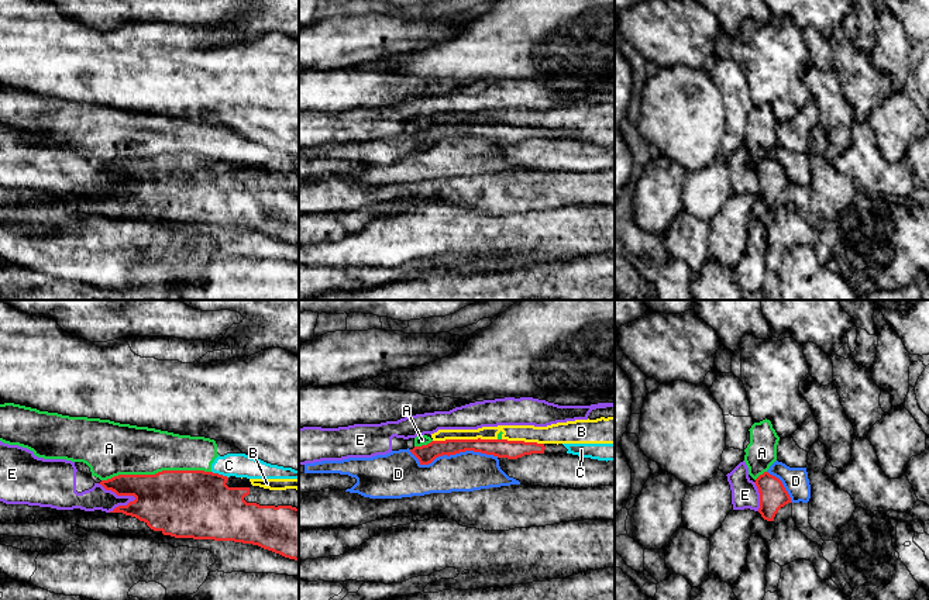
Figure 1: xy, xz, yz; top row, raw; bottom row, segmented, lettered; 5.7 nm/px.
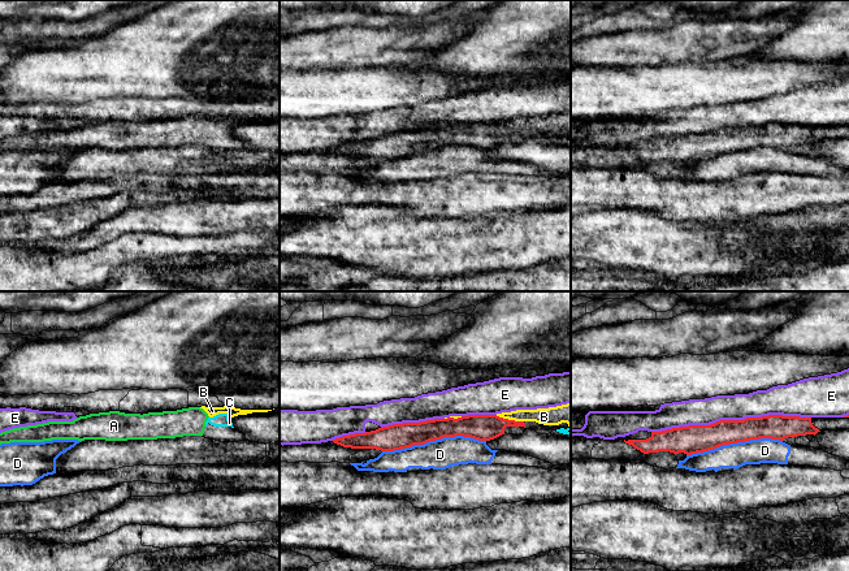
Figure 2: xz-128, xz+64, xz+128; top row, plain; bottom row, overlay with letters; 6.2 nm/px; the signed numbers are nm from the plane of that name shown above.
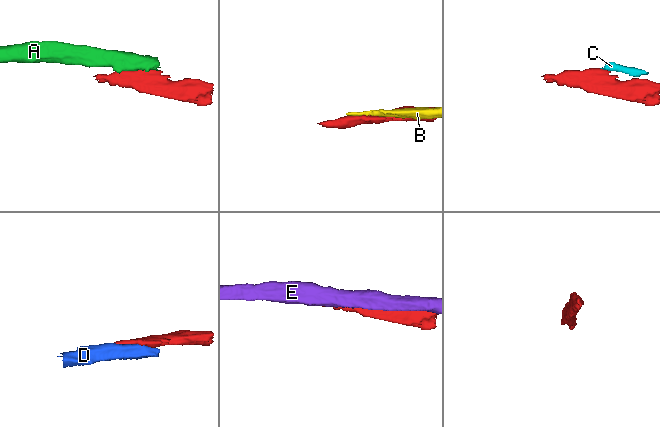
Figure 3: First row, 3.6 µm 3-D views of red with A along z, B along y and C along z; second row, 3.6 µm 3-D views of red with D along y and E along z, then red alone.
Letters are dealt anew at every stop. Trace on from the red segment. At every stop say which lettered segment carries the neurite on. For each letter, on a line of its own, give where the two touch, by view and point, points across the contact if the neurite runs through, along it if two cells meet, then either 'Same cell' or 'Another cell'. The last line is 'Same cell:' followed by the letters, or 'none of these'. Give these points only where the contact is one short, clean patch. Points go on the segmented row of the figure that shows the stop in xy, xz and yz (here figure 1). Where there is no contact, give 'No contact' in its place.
A: Touches red at xy (155, 473). Another cell
B: Touches red at xz (464, 440). Another cell
C: Touches red at xy (220, 475). Boundary: xy (212, 471), (227, 478). Another cell
D: Touches red at xz (453, 454). Another cell
E: Touches red at xy (117, 495). Another cell
Same cell: none of these

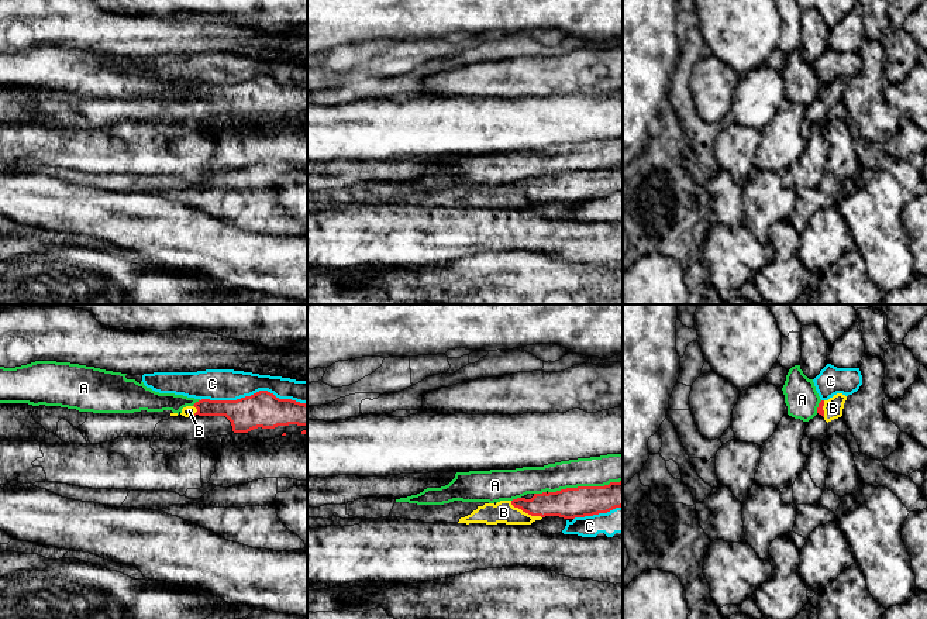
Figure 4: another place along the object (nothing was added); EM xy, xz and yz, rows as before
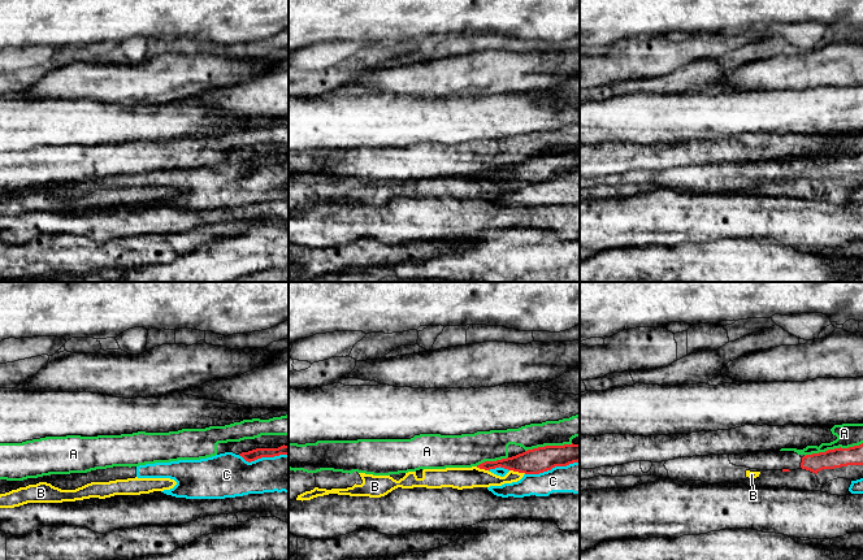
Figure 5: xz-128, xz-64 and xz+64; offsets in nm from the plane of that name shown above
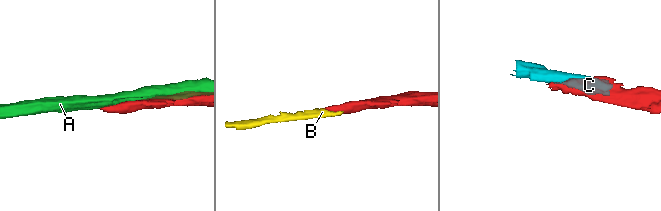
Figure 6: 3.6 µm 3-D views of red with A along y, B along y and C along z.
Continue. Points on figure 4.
A: Touches red at xz (585, 487). Another cell
B: Touches red at xz (526, 512). Path across: xz (568, 504), (544, 504), (526, 512), (503, 512). Same cell
C: Touches red at xy (254, 394). Another cell
Same cell: B

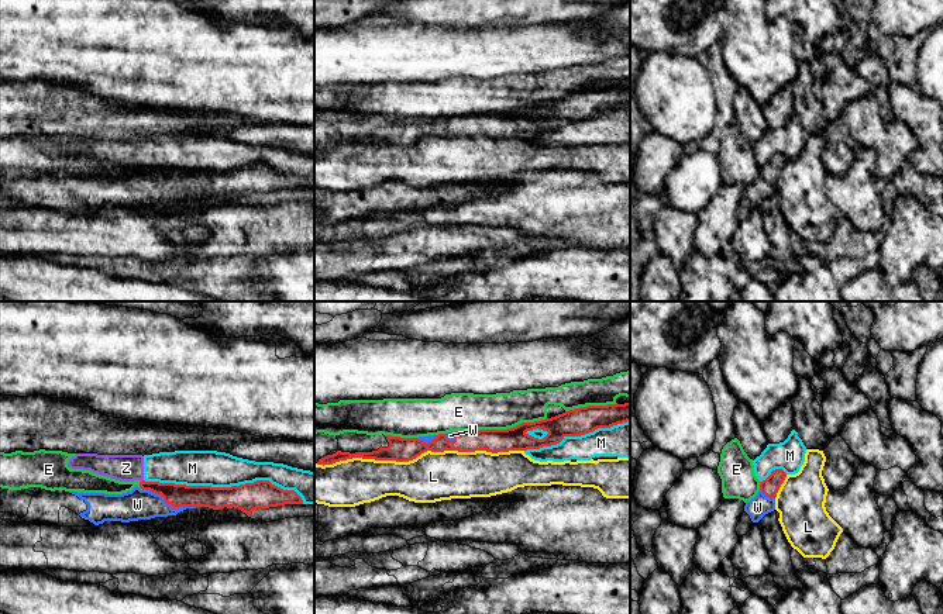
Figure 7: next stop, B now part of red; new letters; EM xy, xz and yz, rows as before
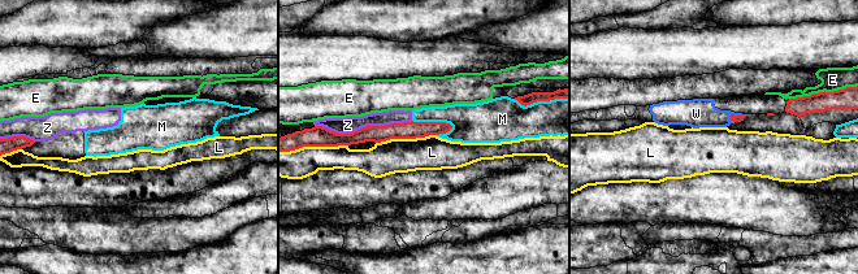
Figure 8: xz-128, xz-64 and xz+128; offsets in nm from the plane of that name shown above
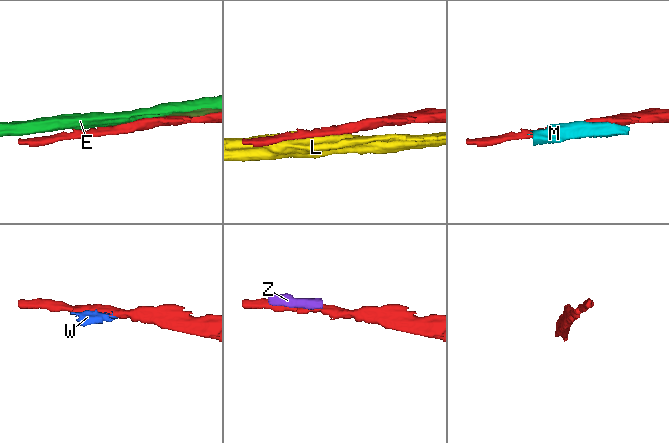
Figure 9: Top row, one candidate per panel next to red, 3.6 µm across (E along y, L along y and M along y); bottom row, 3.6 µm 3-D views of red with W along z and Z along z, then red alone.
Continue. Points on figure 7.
E: Touches red at xz (499, 430). Another cell
L: Touches red at xz (419, 455). Another cell
M: Touches red at xy (226, 487). Another cell
W: Touches red at xy (168, 503). Same cell
Z: Touches red at xy (143, 480). Another cell
Same cell: W

